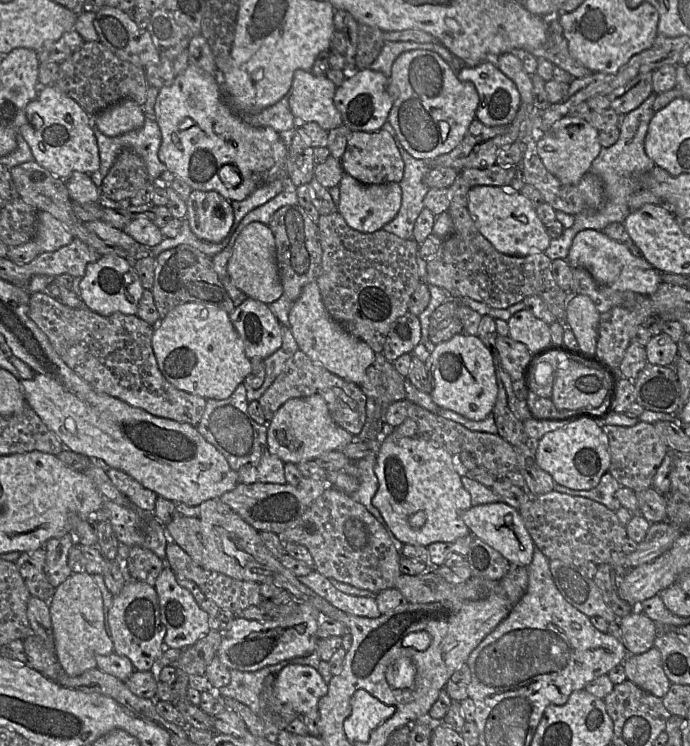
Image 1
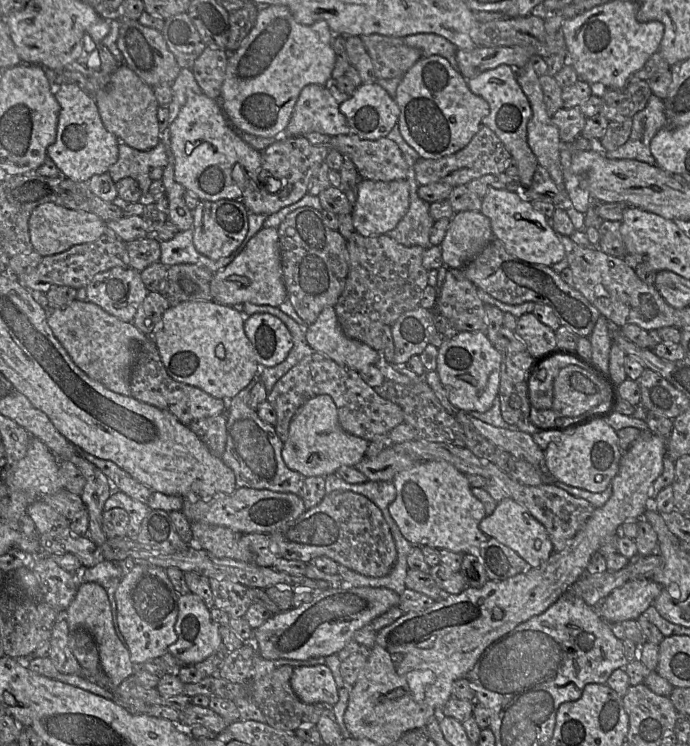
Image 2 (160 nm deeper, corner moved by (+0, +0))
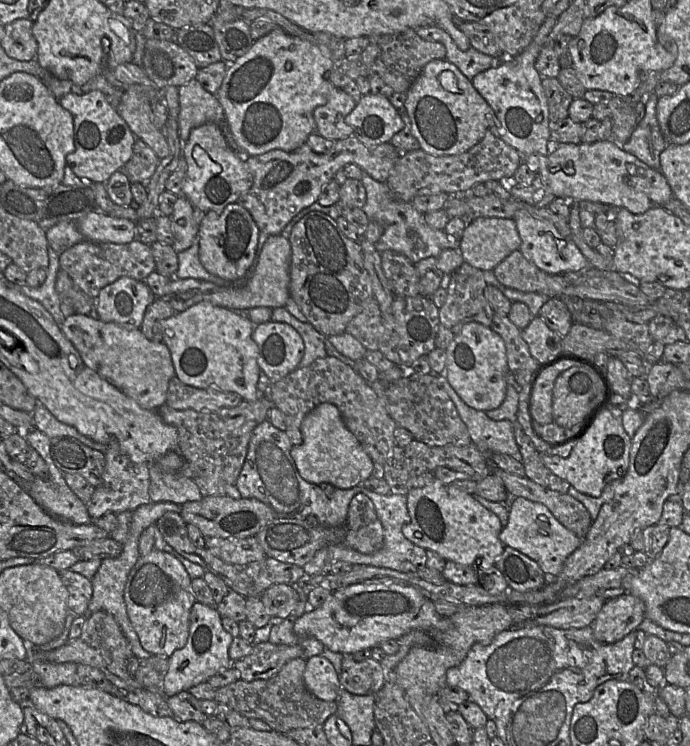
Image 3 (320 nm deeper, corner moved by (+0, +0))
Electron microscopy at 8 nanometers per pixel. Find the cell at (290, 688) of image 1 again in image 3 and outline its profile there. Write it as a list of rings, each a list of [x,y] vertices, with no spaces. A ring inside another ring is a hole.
[[[323,655],[307,659],[303,679],[307,689],[324,701],[337,701],[342,690],[339,675]]]

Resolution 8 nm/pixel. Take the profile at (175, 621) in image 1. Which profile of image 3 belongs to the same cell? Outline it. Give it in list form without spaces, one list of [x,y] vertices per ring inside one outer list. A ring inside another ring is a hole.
[[[198,601],[193,604],[190,611],[186,645],[169,657],[168,670],[163,676],[161,687],[165,697],[187,692],[193,686],[207,682],[220,670],[232,667],[233,662],[228,652],[233,636],[223,628],[221,618],[216,608],[206,606]]]

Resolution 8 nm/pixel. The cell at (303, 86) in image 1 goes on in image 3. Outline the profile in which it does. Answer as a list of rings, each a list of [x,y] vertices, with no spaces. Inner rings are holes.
[[[333,87],[329,92],[327,103],[318,106],[313,112],[315,132],[332,141],[354,136],[354,130],[346,123],[345,118],[356,104],[348,93]]]

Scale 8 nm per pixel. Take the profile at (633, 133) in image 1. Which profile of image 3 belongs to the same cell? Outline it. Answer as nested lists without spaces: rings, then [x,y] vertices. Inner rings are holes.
[[[654,93],[646,104],[645,114],[629,140],[619,144],[621,148],[637,157],[649,167],[660,170],[660,154],[668,145],[657,119],[659,97]]]

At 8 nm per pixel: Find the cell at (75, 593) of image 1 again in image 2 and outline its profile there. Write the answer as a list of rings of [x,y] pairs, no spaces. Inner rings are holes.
[[[95,582],[79,584],[73,601],[64,612],[64,618],[70,633],[86,630],[93,636],[98,647],[101,667],[109,678],[111,687],[119,686],[124,680],[134,675],[136,667],[140,667],[132,663],[125,640],[122,642],[116,634],[108,594],[100,584]]]

